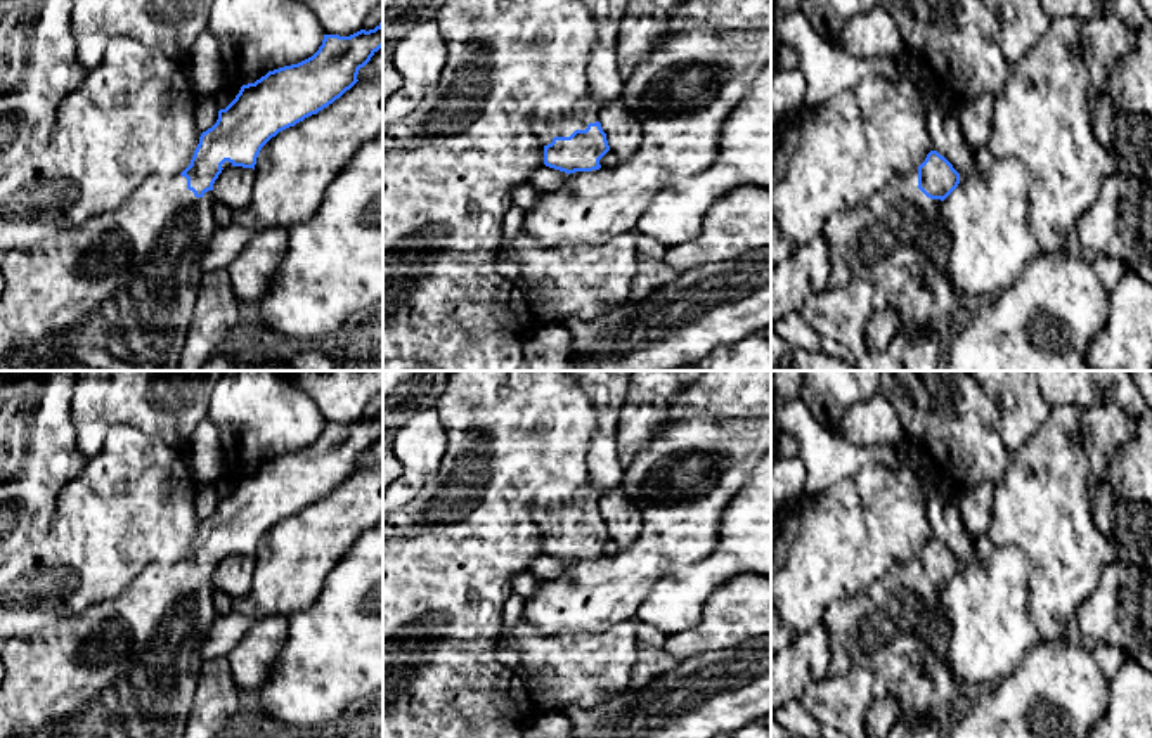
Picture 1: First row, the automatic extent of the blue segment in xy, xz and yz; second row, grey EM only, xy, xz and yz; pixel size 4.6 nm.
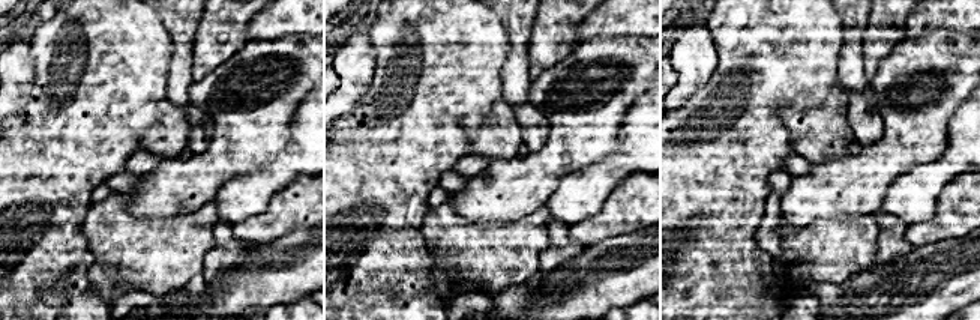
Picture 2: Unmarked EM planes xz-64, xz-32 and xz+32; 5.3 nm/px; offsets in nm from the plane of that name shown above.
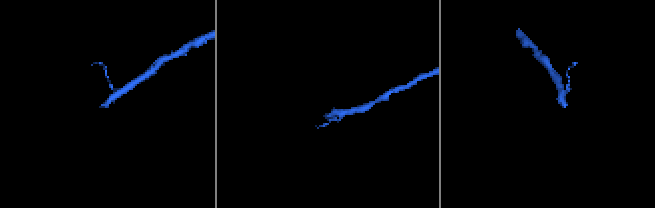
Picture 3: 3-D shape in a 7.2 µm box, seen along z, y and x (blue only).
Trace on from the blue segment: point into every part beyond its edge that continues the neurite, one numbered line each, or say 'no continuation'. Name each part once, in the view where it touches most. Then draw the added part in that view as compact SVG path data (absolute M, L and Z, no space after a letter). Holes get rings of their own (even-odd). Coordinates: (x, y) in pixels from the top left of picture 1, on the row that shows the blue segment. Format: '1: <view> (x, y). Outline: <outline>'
1: xz (586, 111). Outline: M586 95L577 102L575 109L558 123L546 121L535 125L540 147L544 149L554 137L570 137L575 130L586 130L589 123L599 121L599 109L601 106Z

